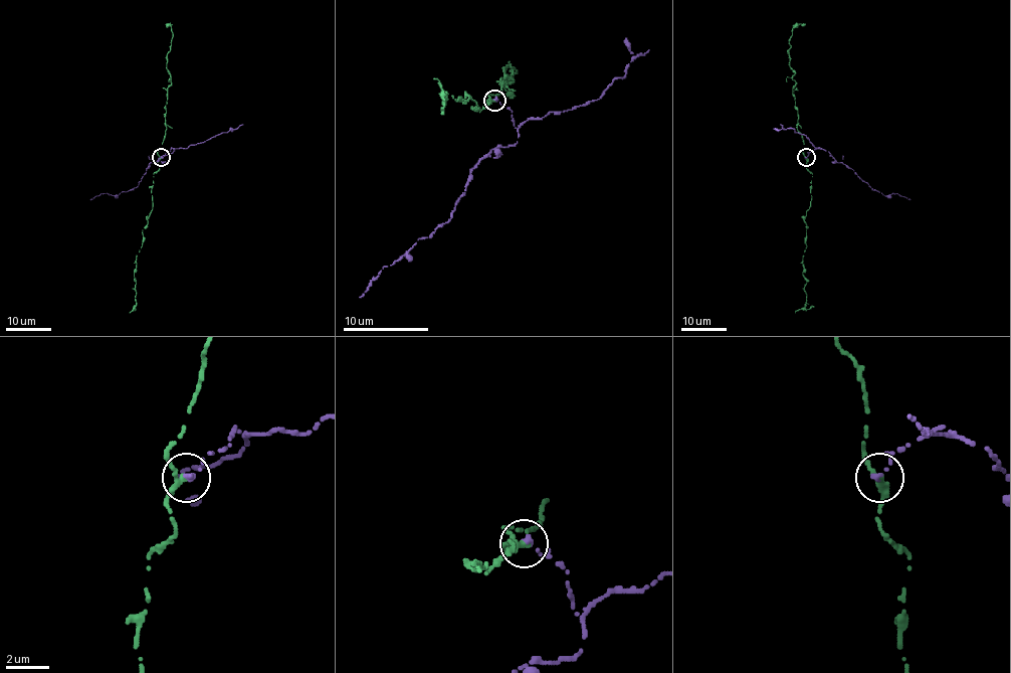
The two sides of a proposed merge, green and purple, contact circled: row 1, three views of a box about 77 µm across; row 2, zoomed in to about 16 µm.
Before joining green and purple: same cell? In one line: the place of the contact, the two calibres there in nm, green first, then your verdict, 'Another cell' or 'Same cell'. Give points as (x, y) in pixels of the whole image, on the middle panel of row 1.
Place: (494, 100). Thickness 280 nm (green) against 240 nm. Another cell

